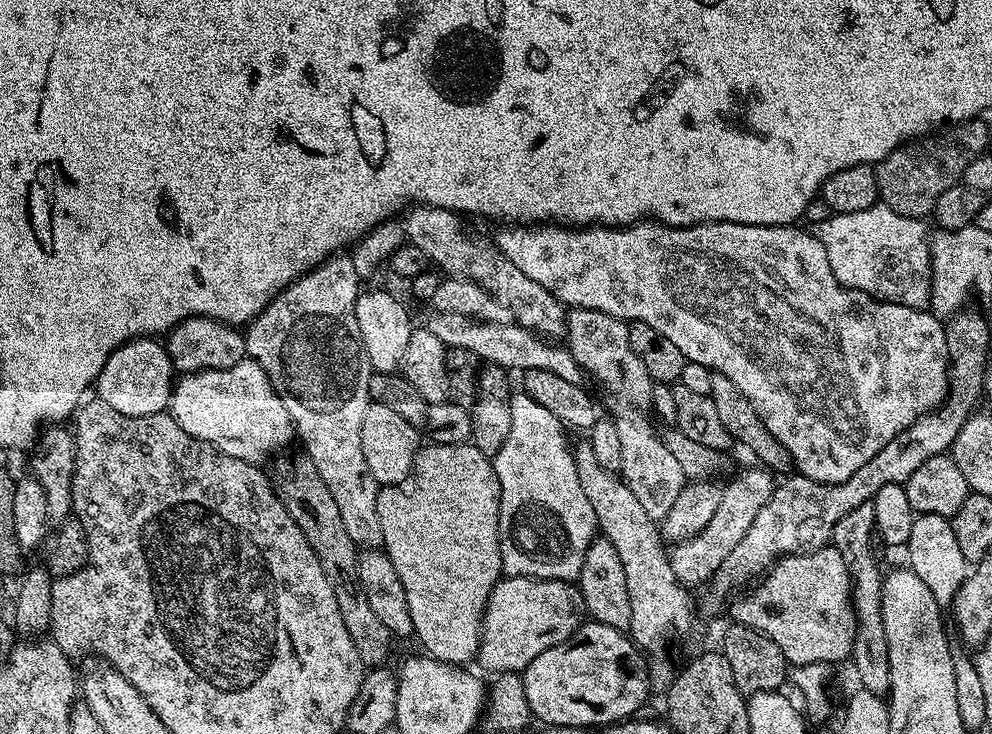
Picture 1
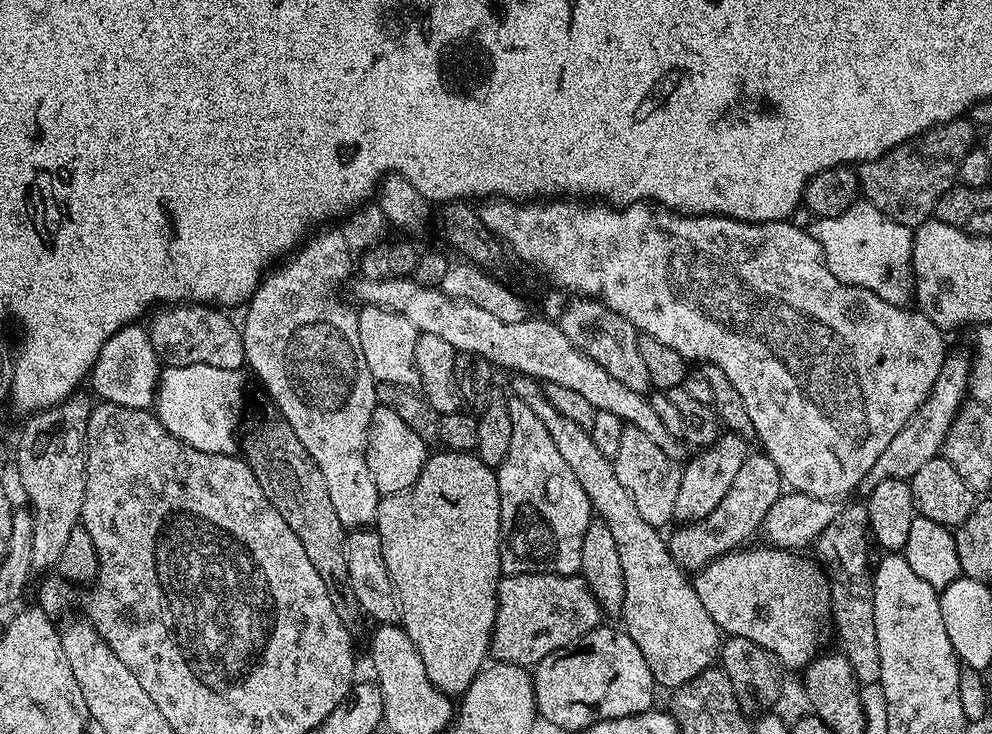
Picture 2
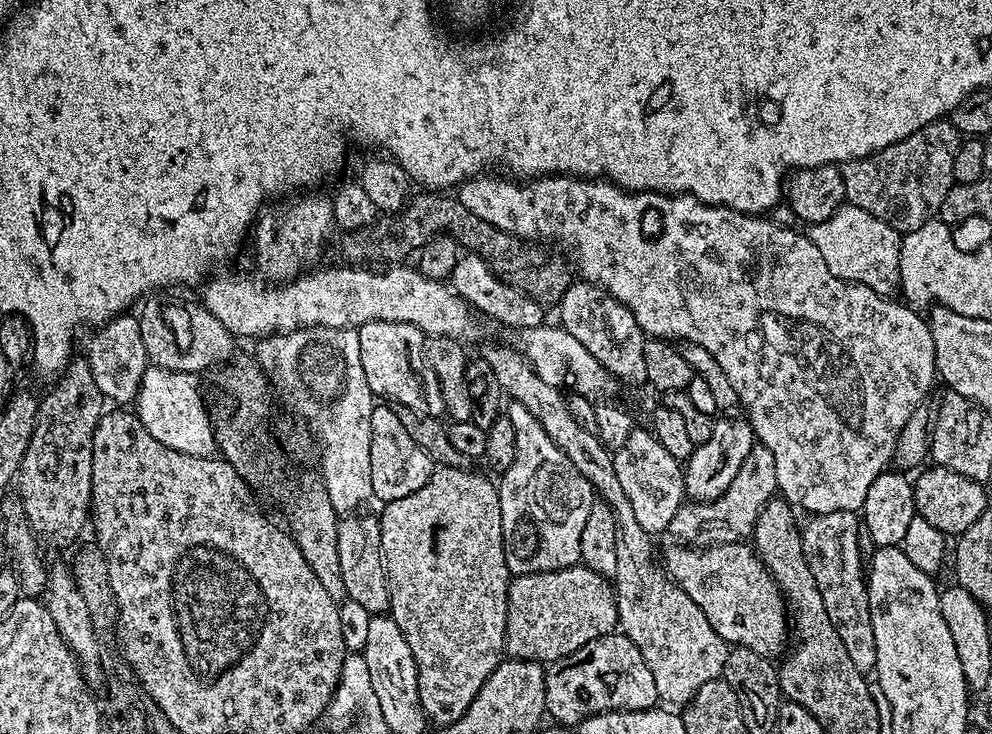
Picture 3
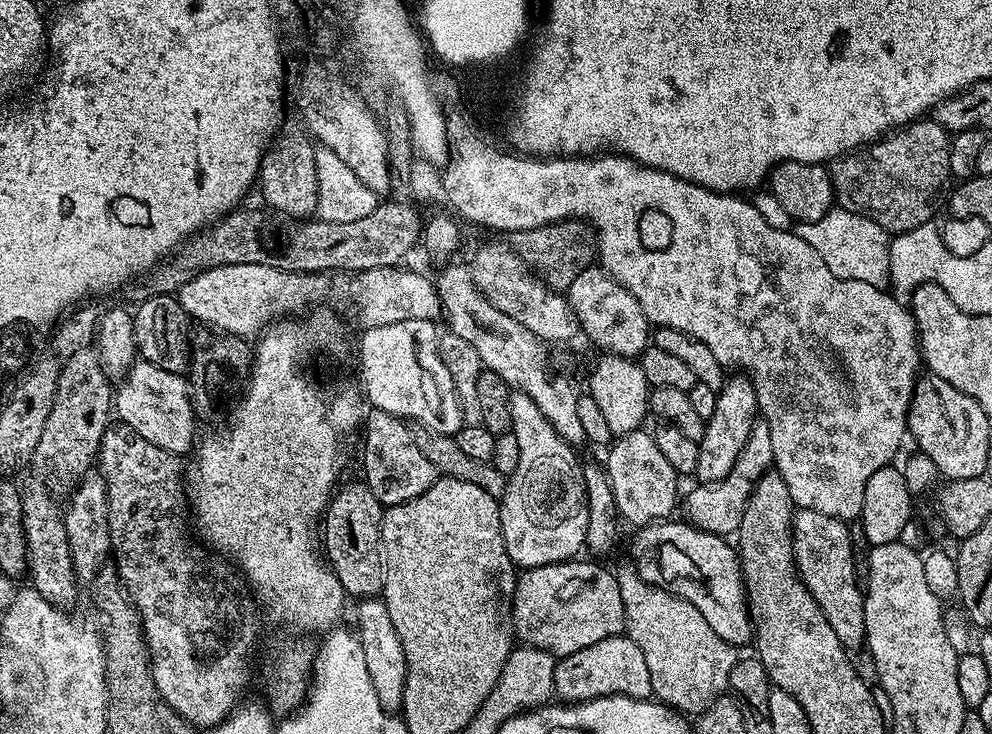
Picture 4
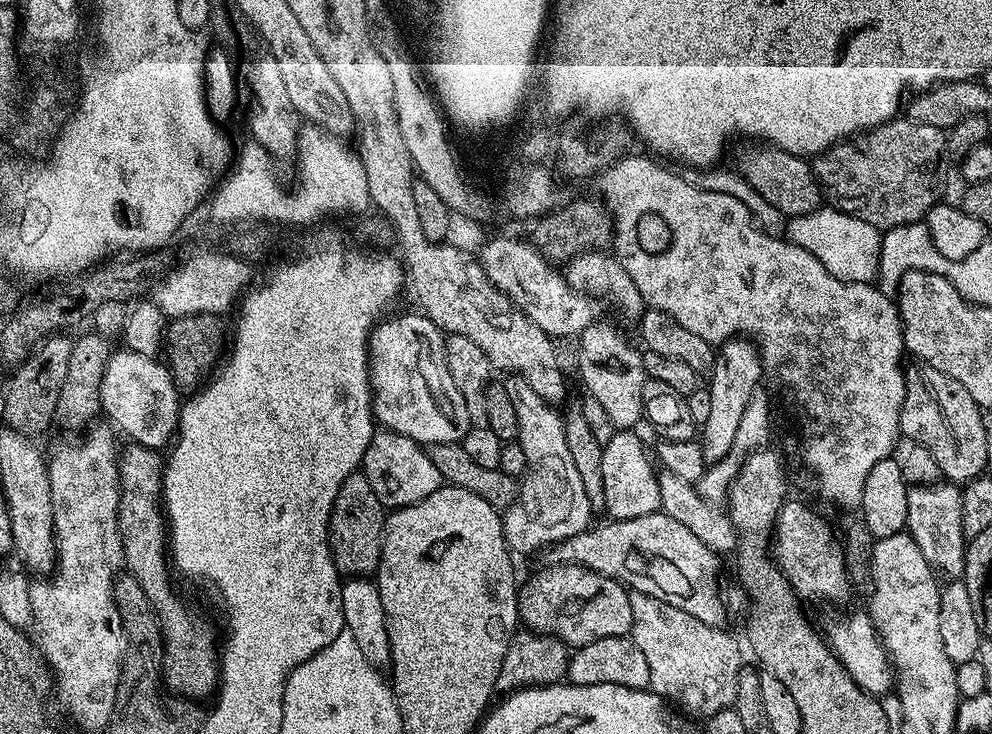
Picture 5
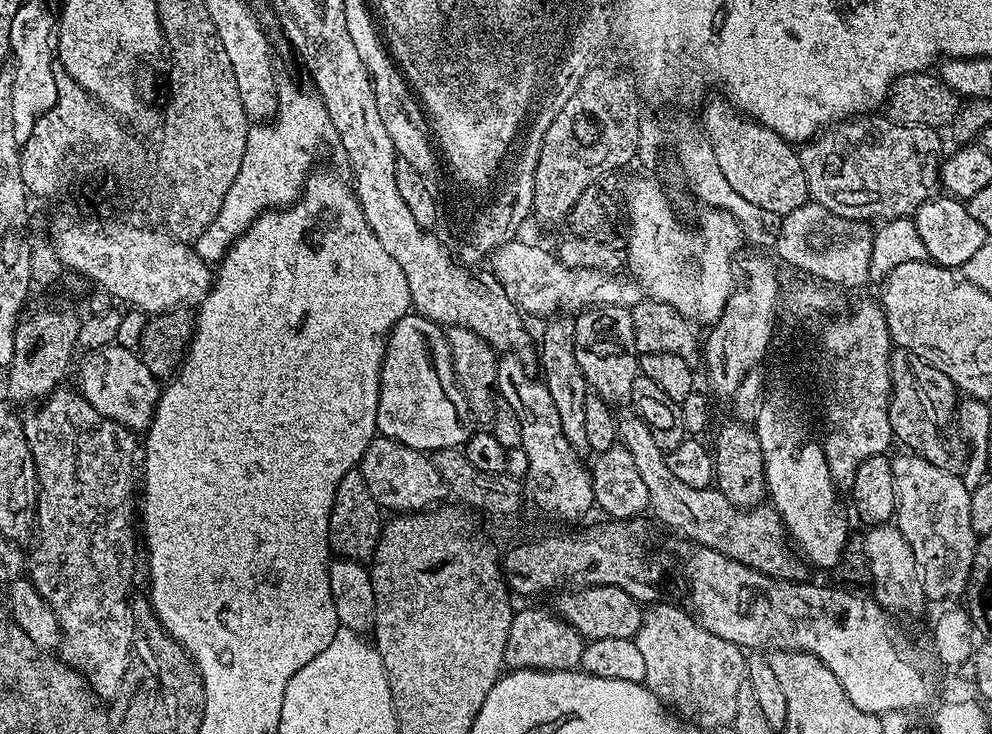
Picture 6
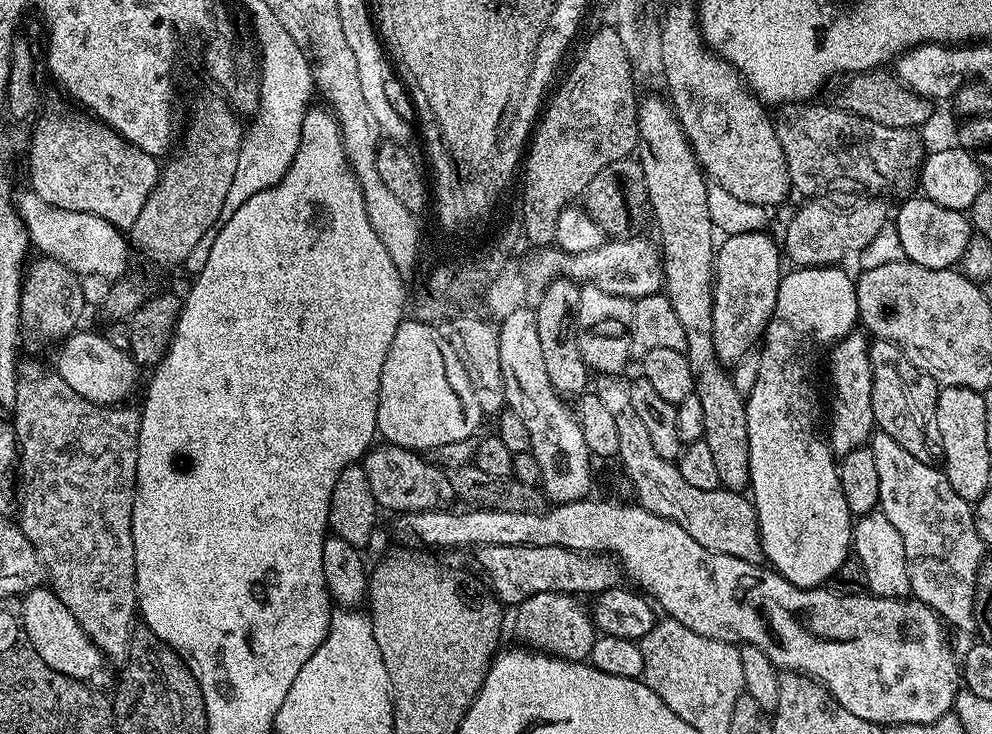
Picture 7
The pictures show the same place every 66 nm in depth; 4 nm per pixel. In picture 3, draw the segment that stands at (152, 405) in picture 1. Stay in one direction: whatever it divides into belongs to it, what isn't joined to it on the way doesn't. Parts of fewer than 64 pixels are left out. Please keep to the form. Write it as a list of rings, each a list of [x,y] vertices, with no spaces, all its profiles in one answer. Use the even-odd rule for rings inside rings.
[[[121,314],[113,316],[95,329],[92,341],[88,344],[86,359],[90,374],[94,374],[94,383],[104,396],[105,401],[116,406],[128,406],[133,403],[140,389],[144,372],[150,363],[147,358],[145,343],[139,326],[139,315]]]

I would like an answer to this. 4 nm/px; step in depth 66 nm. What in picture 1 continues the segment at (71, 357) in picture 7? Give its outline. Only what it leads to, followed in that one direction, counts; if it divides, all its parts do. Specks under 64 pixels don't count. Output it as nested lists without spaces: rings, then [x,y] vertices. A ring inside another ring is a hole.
[[[251,358],[226,370],[181,375],[172,389],[170,414],[186,434],[251,464],[264,462],[271,452],[286,447],[297,435],[290,414],[286,406],[282,406],[282,398],[276,396],[266,370]]]

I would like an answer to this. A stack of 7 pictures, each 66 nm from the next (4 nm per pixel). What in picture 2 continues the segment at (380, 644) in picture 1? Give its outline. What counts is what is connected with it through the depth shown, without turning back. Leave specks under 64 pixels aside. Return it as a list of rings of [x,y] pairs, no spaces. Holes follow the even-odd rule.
[[[283,418],[275,419],[262,421],[245,440],[243,437],[243,459],[248,461],[250,470],[254,470],[254,478],[258,478],[258,486],[262,486],[274,510],[278,510],[278,514],[286,518],[286,526],[298,534],[298,542],[302,542],[314,570],[322,574],[322,582],[326,582],[326,590],[330,594],[330,602],[334,602],[338,618],[346,625],[355,625],[358,605],[354,590],[350,590],[348,563],[344,553],[345,526],[338,522],[334,502],[330,502],[330,493],[326,490],[326,478],[322,478],[322,470],[318,470],[306,446],[298,442],[290,425]]]

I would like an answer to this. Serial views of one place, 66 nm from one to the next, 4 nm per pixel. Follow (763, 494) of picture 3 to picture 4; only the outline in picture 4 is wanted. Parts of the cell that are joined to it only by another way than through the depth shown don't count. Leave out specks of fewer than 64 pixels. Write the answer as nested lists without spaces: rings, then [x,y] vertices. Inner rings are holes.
[[[757,422],[750,430],[750,436],[742,446],[730,474],[713,484],[697,483],[697,488],[692,488],[688,492],[688,497],[683,497],[682,508],[688,511],[687,523],[693,528],[699,528],[702,532],[712,532],[715,536],[725,538],[739,533],[742,514],[748,505],[750,494],[754,486],[759,482],[760,477],[773,467],[774,446],[770,442],[770,430],[768,425]]]

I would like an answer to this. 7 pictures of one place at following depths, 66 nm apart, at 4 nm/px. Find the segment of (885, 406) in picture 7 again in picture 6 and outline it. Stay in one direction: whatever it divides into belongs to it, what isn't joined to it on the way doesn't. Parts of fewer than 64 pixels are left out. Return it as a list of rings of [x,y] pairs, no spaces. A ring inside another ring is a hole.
[[[893,347],[888,363],[892,379],[892,397],[888,400],[888,413],[892,435],[901,440],[908,450],[918,450],[934,466],[955,473],[966,463],[966,444],[954,423],[958,403],[958,390],[942,370],[934,370],[918,354],[904,348]]]

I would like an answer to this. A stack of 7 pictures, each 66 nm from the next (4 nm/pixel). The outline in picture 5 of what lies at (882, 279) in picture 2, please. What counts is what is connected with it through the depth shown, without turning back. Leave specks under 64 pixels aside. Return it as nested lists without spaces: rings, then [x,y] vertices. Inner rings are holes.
[[[821,206],[805,216],[793,216],[787,221],[787,239],[800,248],[804,248],[834,278],[842,282],[855,284],[872,284],[879,277],[879,252],[881,229],[875,228],[862,218],[854,218],[850,214],[840,212],[831,206]]]

